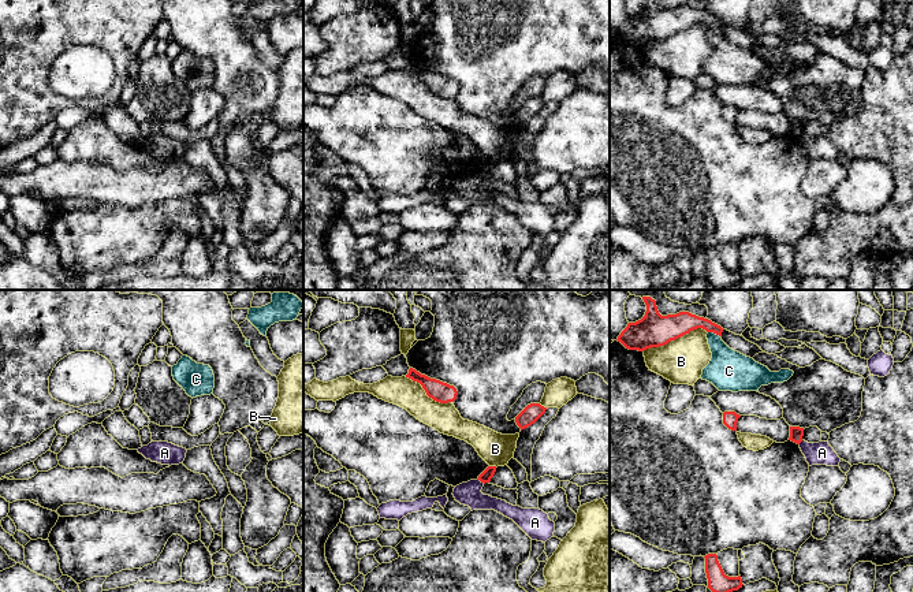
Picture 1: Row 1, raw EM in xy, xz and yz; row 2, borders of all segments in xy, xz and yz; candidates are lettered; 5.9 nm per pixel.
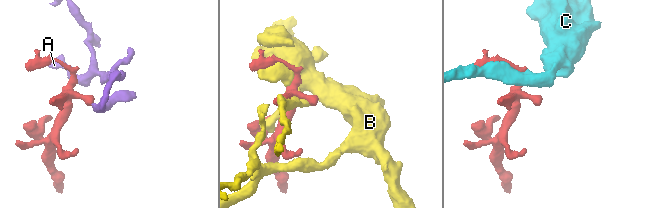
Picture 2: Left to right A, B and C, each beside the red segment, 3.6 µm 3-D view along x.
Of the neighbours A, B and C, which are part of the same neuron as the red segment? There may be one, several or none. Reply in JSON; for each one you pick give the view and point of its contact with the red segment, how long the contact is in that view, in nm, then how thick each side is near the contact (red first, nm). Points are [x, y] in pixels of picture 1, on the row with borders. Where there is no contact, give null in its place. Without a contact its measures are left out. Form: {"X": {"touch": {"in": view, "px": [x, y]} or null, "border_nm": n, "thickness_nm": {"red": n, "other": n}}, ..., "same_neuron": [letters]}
{"same_neuron": []}

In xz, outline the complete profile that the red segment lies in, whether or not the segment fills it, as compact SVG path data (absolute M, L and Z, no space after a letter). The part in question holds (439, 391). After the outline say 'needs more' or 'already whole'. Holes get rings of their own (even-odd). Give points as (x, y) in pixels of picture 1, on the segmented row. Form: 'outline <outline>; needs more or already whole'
outline M413 368L409 369L406 377L420 383L425 390L426 395L436 402L448 403L456 399L458 391L454 386L421 375Z; already whole

